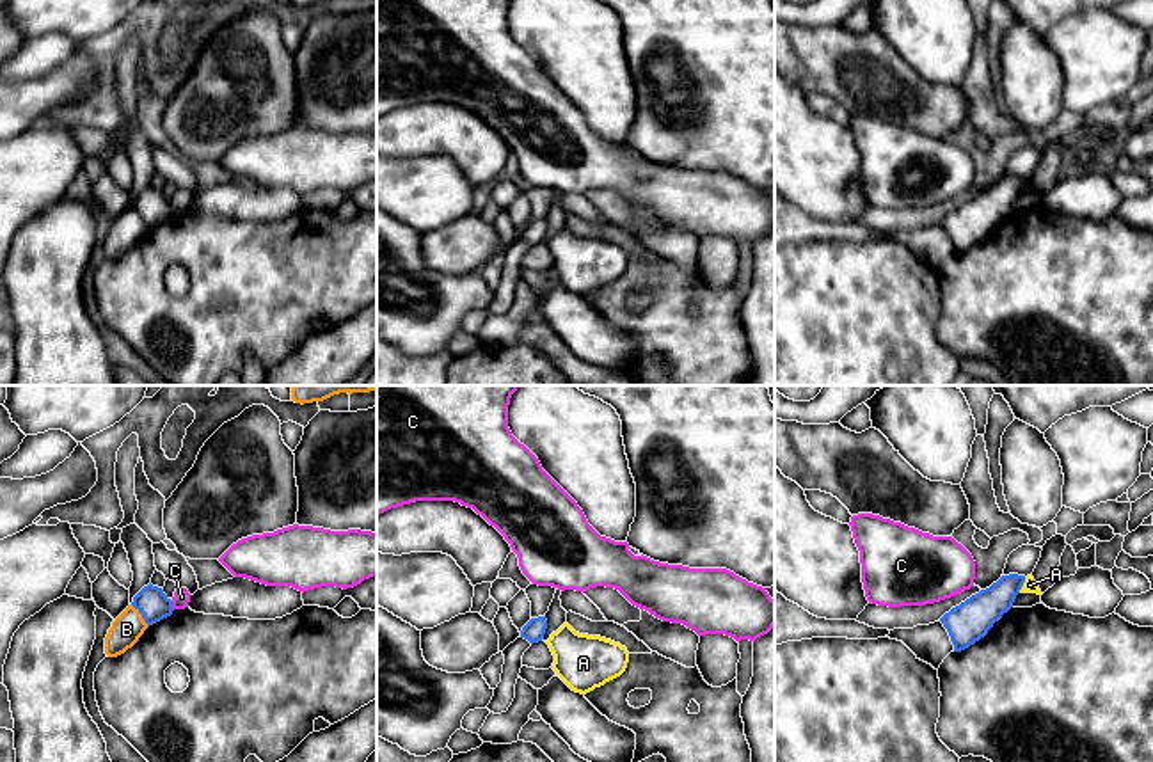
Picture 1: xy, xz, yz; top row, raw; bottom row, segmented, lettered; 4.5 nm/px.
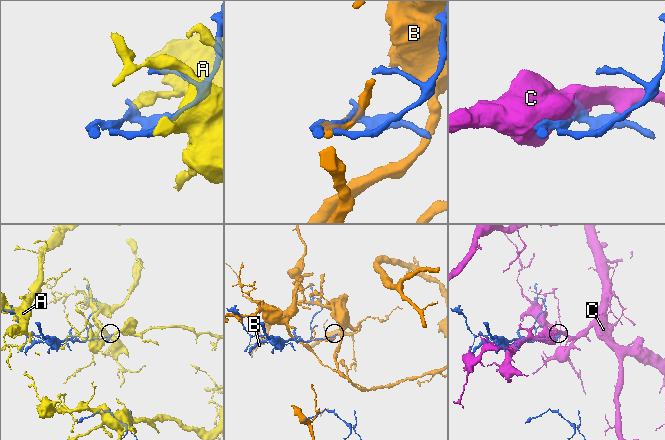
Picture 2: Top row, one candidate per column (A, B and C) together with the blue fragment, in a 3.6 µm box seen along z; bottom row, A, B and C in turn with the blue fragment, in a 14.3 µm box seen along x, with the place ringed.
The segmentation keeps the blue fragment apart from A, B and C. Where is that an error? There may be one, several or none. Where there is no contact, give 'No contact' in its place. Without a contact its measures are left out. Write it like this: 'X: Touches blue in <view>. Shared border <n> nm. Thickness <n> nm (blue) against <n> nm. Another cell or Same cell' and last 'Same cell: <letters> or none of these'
A: Touches blue in yz. Shared border 80 nm. Thickness 170 nm (blue) against 60 nm. Another cell
B: Touches blue in xy. Shared border 130 nm. Thickness 140 nm (blue) against 140 nm. Another cell
C: Touches blue in xy. Shared border 40 nm. Thickness 140 nm (blue) against 80 nm. Another cell
Same cell: none of these

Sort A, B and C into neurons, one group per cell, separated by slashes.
A / B / C

